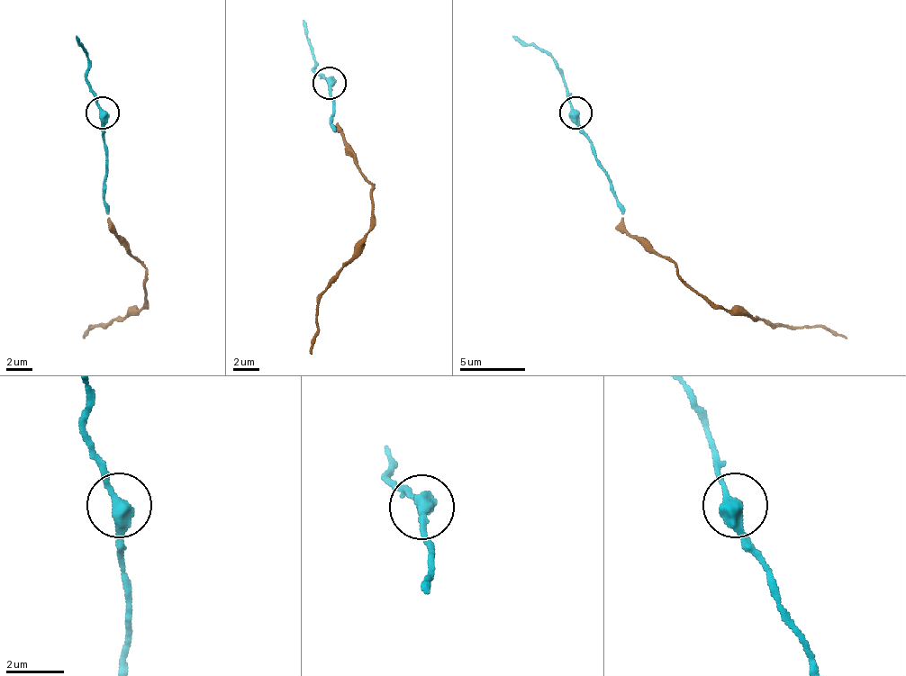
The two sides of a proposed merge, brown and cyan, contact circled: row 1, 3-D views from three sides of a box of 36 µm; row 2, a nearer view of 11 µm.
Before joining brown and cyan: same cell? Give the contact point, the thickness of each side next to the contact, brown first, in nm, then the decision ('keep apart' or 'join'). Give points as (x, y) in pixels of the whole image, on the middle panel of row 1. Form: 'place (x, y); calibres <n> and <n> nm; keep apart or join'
place (330, 83); calibres 50 and 440 nm; keep apart

